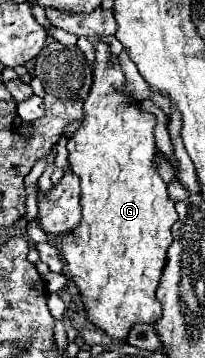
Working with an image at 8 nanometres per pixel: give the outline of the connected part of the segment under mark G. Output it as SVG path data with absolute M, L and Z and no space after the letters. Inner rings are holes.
M106 43L96 45L96 65L94 81L84 101L86 119L80 129L68 141L68 163L72 173L80 179L82 189L82 221L72 233L62 237L62 257L70 279L76 283L86 319L98 327L104 335L112 339L128 339L130 329L136 323L154 325L160 321L160 303L156 299L156 289L166 265L166 253L172 245L172 225L178 219L174 203L166 197L166 183L156 173L156 143L154 143L154 115L142 111L132 97L114 91L116 85L124 85L126 77L116 61L116 55L108 53Z

